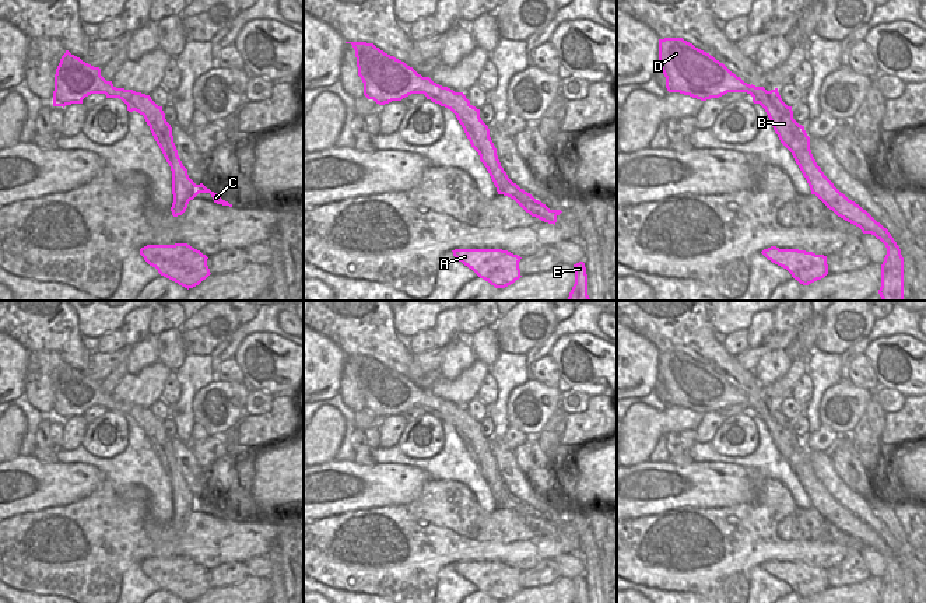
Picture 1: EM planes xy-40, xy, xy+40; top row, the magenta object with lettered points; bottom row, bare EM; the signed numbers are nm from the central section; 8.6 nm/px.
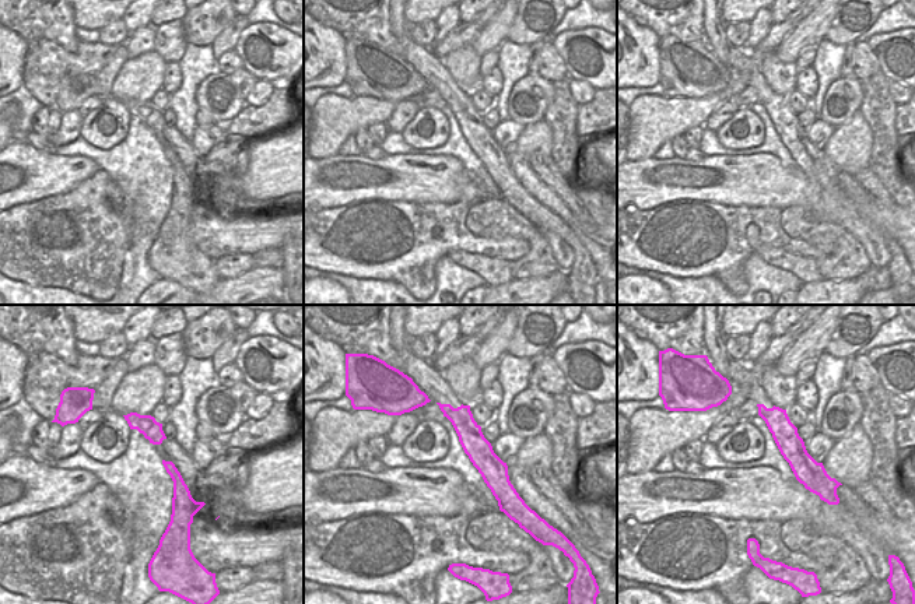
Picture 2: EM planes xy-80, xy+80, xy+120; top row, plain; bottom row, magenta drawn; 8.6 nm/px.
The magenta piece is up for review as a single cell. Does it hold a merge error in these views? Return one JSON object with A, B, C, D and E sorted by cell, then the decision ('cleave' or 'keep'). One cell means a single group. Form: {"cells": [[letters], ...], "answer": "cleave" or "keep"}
{"cells": [["A", "D"], ["B", "C", "E"]], "answer": "cleave"}

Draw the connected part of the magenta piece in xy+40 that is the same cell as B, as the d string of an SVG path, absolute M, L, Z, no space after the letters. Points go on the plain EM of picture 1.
M753 397L750 400L760 409L767 420L765 425L775 446L781 456L792 466L810 499L811 508L815 508L827 522L832 523L838 530L859 540L863 547L874 548L885 558L887 568L881 578L880 603L904 603L904 571L888 543L877 536L859 518L841 506L824 488L811 467L810 451L804 439L793 432L792 420L788 420L782 414L778 402L767 404L764 400L755 400Z

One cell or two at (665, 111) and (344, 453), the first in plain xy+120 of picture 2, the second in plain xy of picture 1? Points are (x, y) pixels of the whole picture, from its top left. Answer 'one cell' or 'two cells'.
two cells

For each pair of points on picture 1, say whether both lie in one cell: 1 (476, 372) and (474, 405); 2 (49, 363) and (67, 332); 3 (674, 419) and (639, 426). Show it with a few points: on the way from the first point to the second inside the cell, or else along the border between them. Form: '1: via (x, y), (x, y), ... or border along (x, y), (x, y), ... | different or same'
1: border along (474, 396), (463, 406) | different
2: border along (28, 350), (51, 350), (66, 363) | different
3: via (666, 421), (648, 426) | same

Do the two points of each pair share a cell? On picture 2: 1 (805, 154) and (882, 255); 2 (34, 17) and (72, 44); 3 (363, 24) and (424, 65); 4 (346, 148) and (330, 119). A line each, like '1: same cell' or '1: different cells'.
1: different cells
2: same cell
3: same cell
4: different cells

